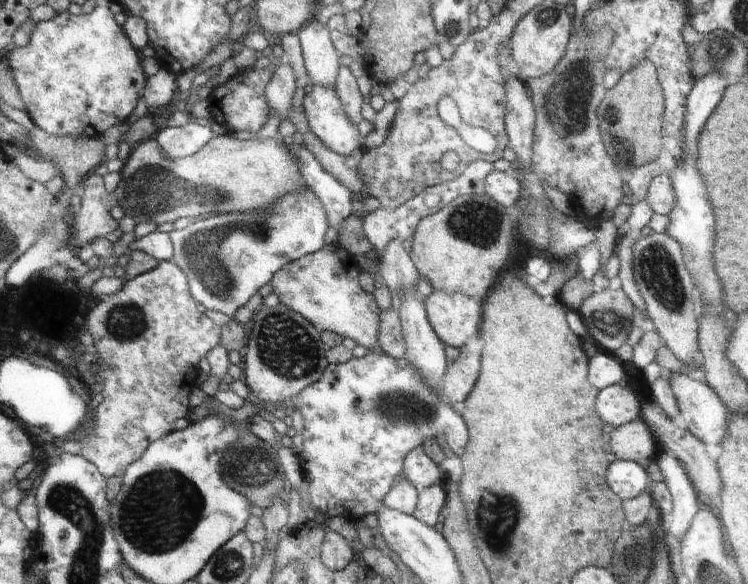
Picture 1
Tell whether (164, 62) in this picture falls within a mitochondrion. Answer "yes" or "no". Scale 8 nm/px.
no

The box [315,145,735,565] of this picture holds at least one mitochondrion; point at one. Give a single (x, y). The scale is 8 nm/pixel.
(657, 272)

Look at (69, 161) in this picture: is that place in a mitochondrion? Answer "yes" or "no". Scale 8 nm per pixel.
no

